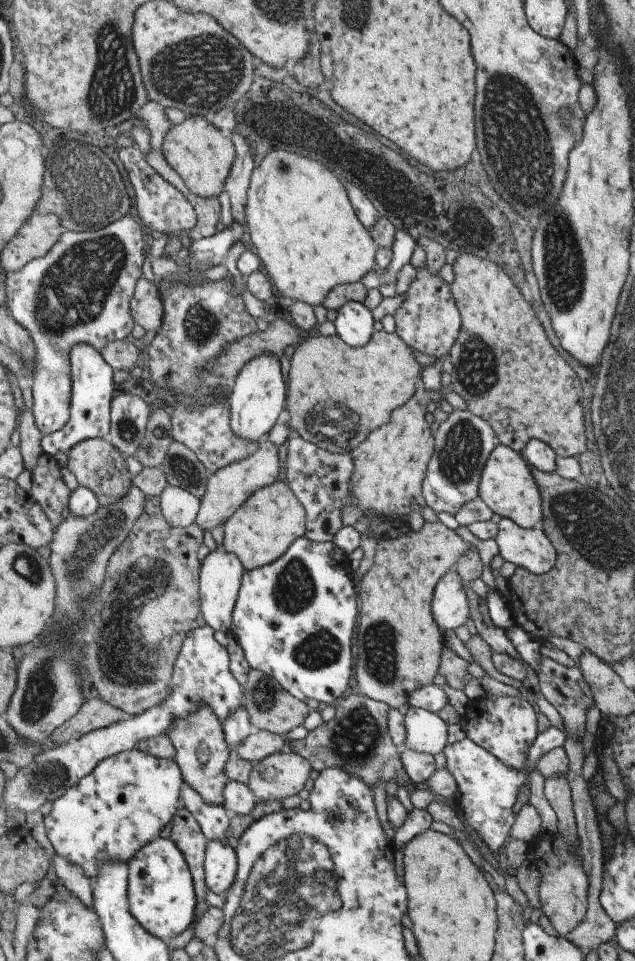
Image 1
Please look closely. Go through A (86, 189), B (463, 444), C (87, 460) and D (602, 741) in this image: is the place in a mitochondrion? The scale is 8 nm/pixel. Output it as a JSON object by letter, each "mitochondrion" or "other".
{"A":"mitochondrion","B":"mitochondrion","C":"other","D":"other"}

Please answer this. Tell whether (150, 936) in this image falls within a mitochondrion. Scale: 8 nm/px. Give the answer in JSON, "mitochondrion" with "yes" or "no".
{"mitochondrion":"no"}

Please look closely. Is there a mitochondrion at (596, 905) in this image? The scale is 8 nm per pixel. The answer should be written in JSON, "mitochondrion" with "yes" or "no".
{"mitochondrion":"no"}

